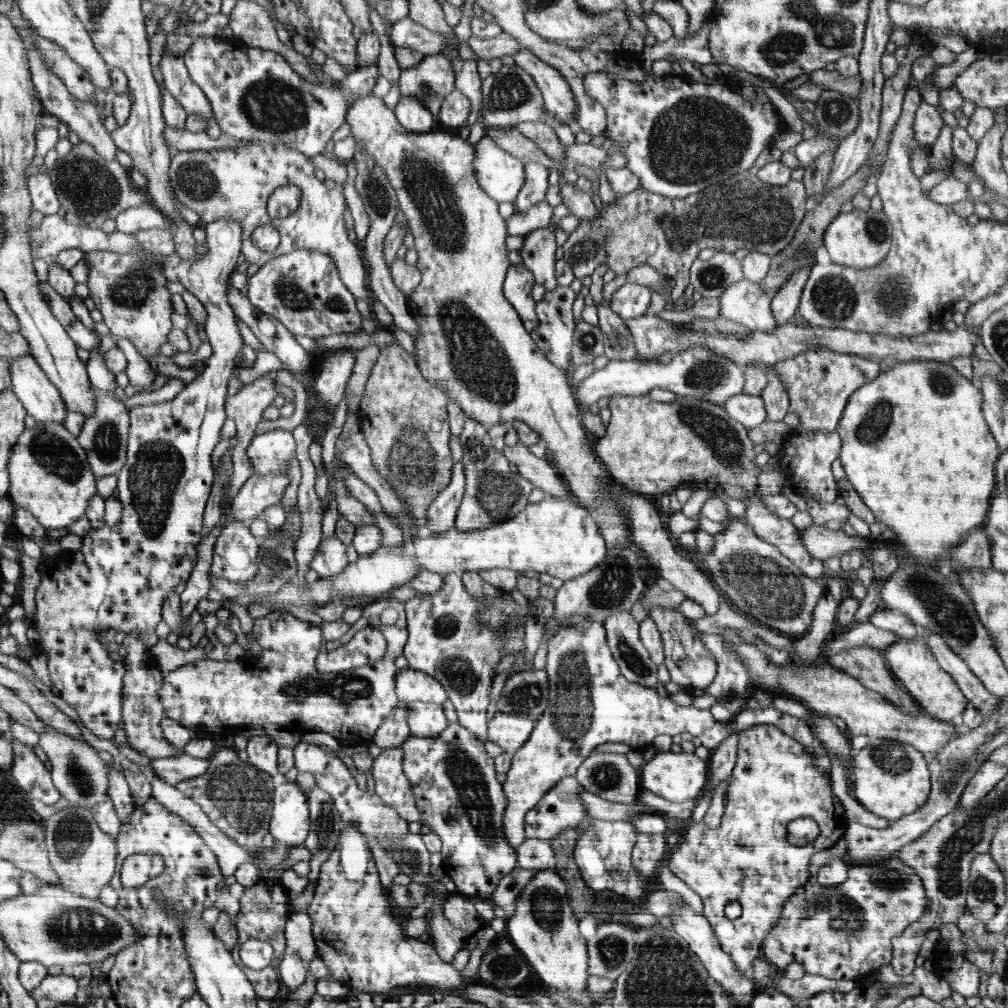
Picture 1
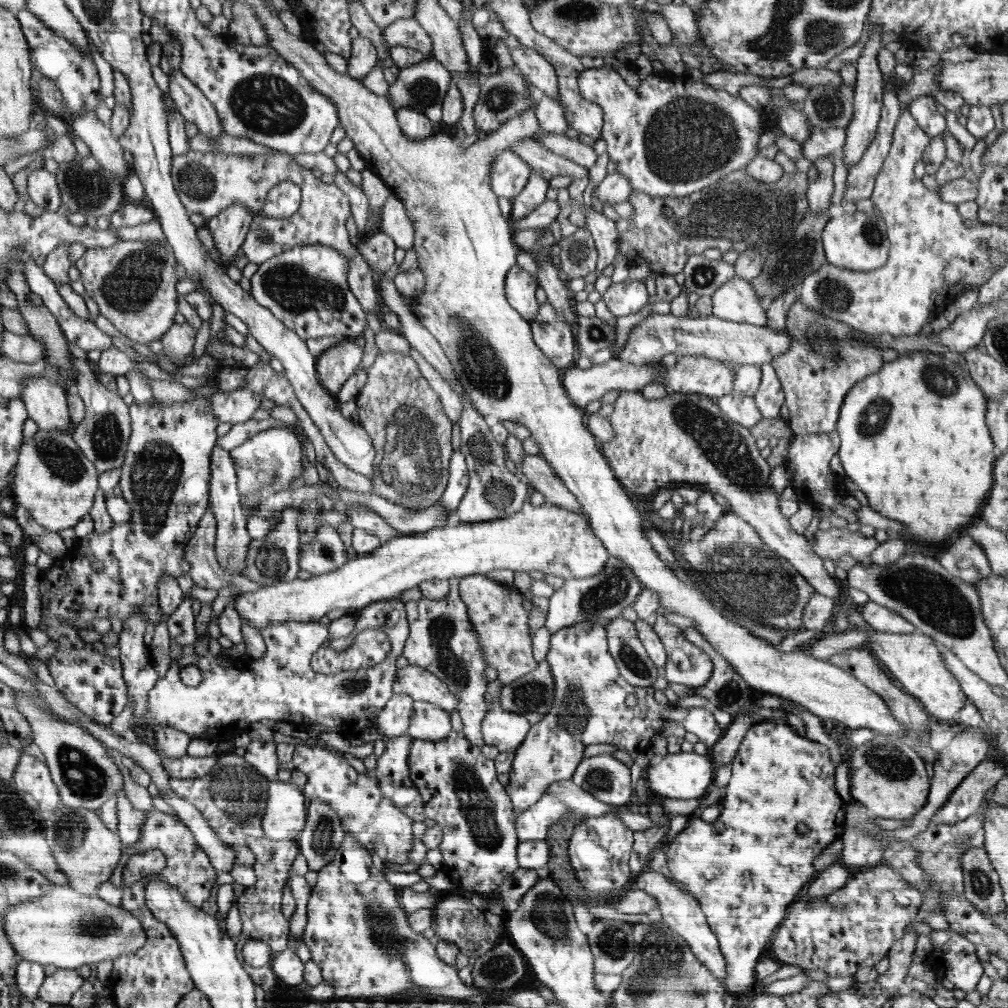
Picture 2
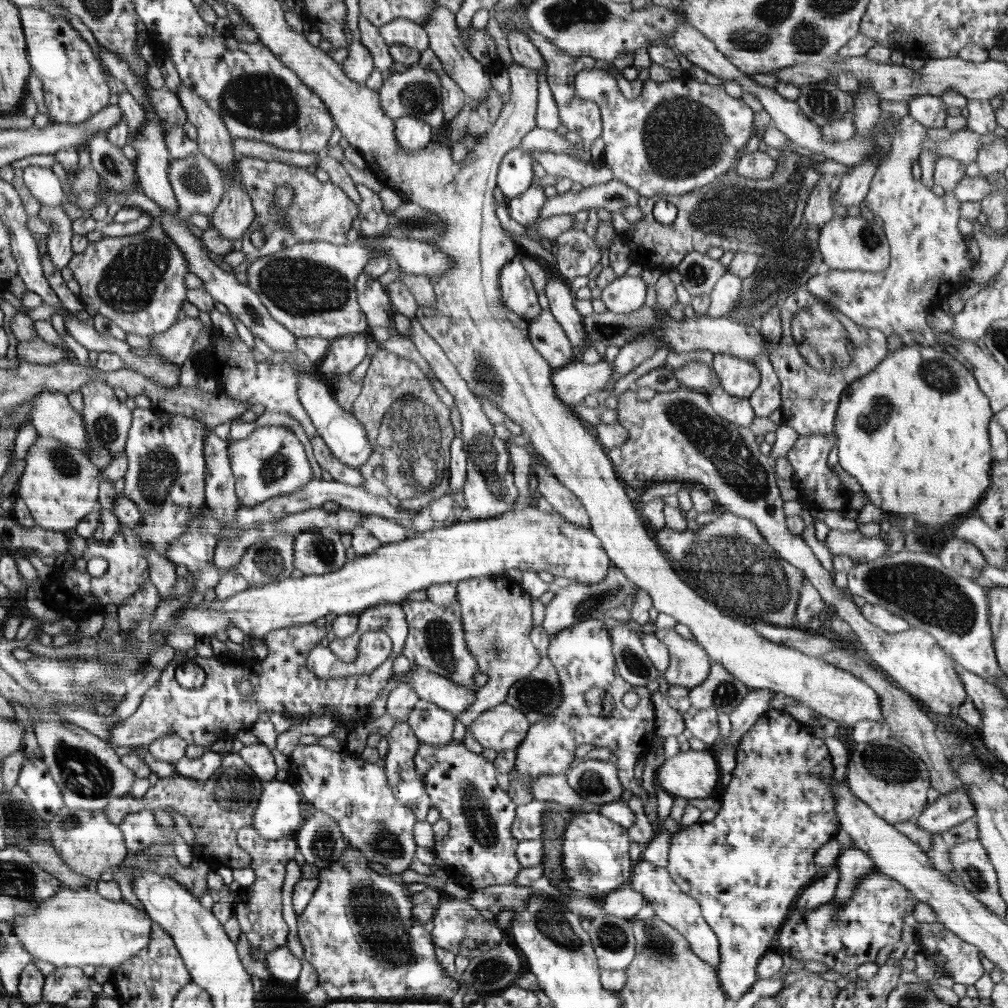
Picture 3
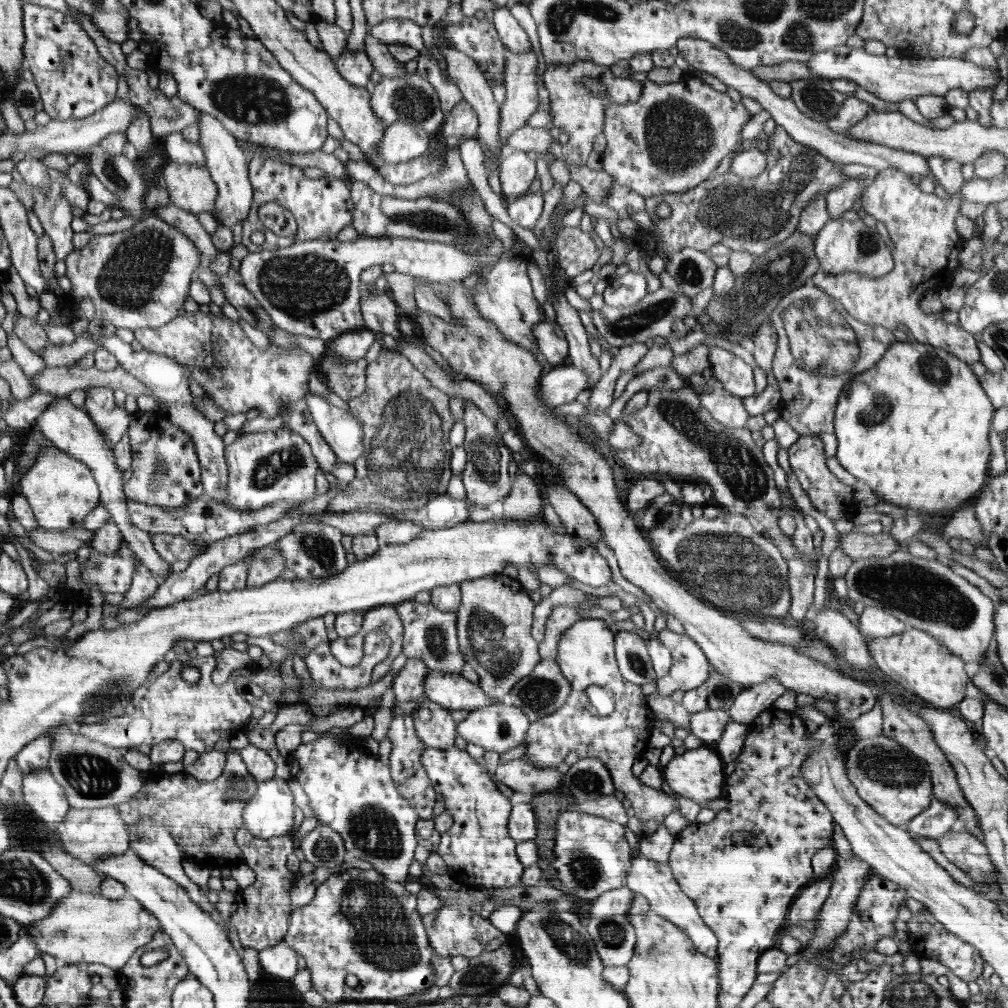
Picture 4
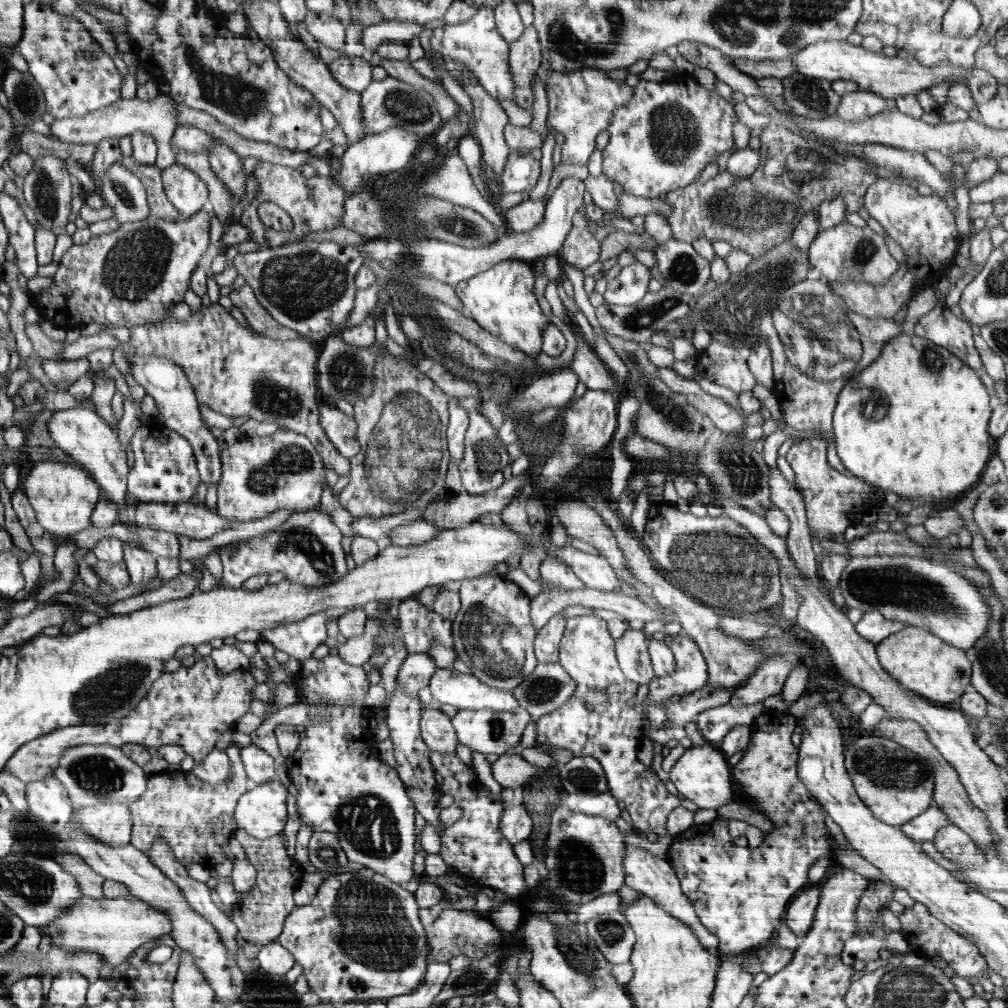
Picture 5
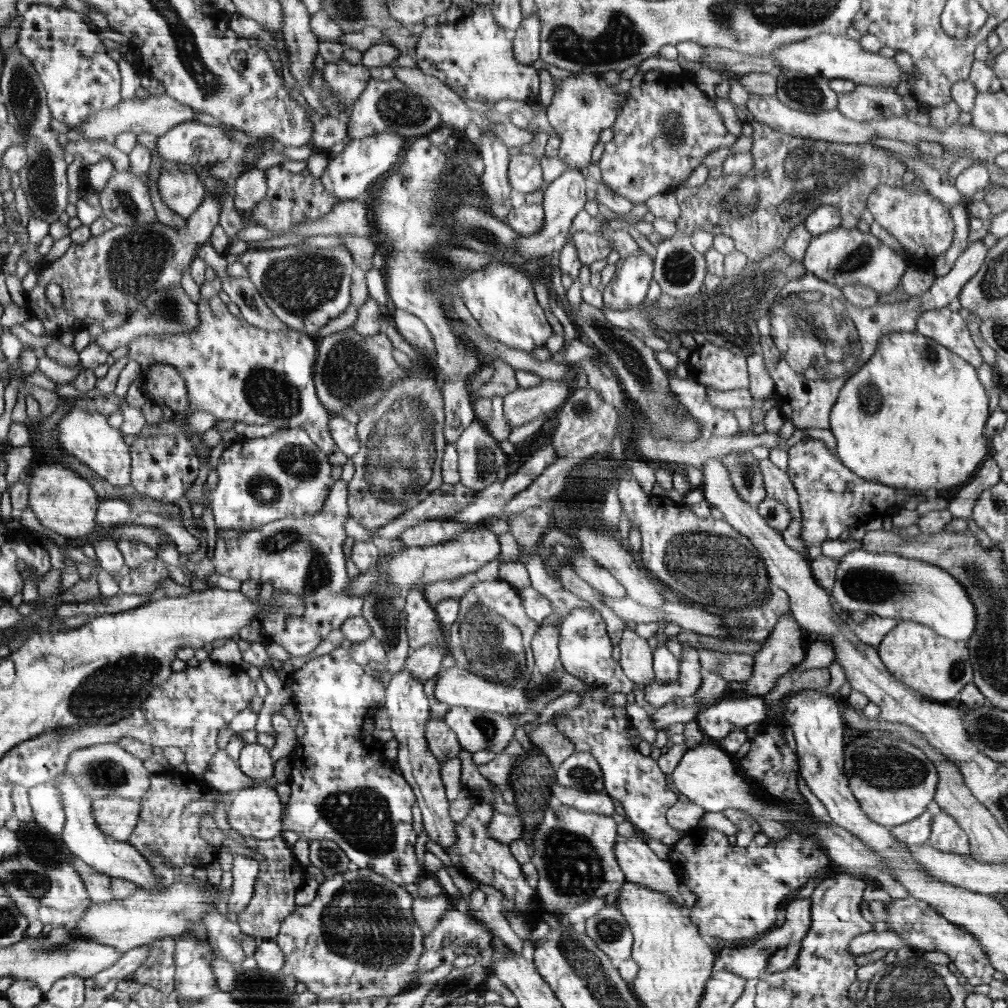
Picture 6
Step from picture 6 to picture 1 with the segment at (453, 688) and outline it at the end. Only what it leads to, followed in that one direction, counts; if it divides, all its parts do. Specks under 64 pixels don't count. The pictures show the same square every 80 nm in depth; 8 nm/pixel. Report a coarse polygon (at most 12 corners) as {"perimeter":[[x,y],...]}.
{"perimeter":[[410,667],[398,670],[397,697],[442,705],[440,682]]}

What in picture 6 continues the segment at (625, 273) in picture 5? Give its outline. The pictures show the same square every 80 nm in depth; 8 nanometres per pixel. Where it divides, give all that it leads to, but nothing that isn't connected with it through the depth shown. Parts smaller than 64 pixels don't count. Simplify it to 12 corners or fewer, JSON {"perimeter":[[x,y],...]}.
{"perimeter":[[620,258],[603,304],[628,310],[646,300],[652,258]]}

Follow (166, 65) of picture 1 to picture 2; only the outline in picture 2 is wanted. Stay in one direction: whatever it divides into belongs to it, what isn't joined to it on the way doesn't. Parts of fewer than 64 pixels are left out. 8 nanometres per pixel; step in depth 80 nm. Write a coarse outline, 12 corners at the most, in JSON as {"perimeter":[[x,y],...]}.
{"perimeter":[[179,68],[168,74],[179,113],[204,137],[224,128],[216,107]]}

